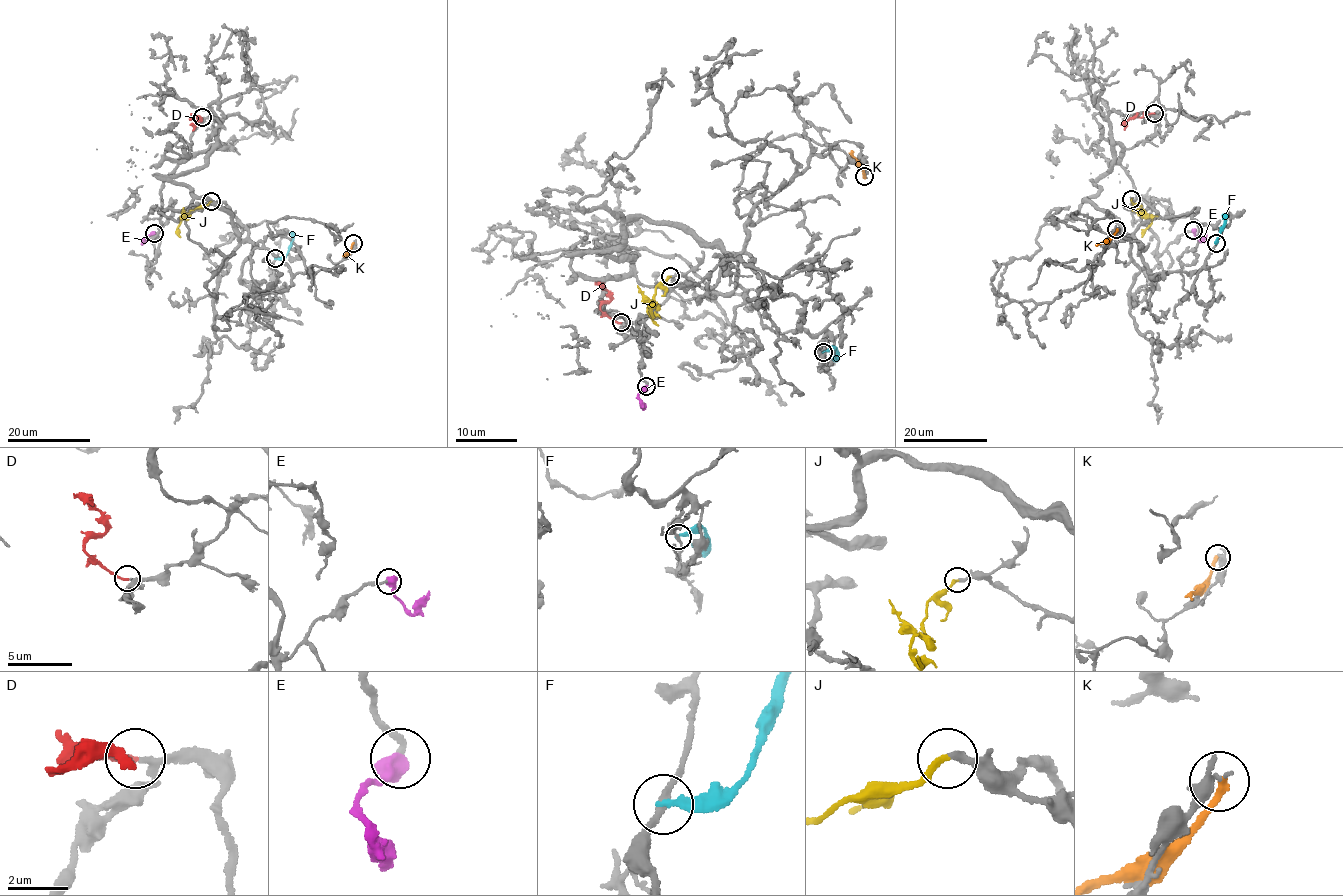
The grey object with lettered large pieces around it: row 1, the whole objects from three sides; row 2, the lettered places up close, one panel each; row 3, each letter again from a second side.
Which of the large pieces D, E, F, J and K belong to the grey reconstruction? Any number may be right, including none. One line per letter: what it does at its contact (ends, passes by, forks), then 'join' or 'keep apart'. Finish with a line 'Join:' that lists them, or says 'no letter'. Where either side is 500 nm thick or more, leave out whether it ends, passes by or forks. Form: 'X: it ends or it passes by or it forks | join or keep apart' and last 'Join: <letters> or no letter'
D: it ends | join
E: join
F: it ends | keep apart
J: it ends | join
K: it ends | keep apart
Join: D, E, J

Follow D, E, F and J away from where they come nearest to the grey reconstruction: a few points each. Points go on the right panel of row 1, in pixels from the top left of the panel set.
D: (1154, 113), (1135, 115), (1125, 122), (1124, 129)
E: (1193, 231), (1200, 240), (1206, 234)
F: (1216, 243), (1225, 221), (1222, 214)
J: (1131, 198), (1134, 207), (1143, 209), (1151, 219), (1142, 237)

